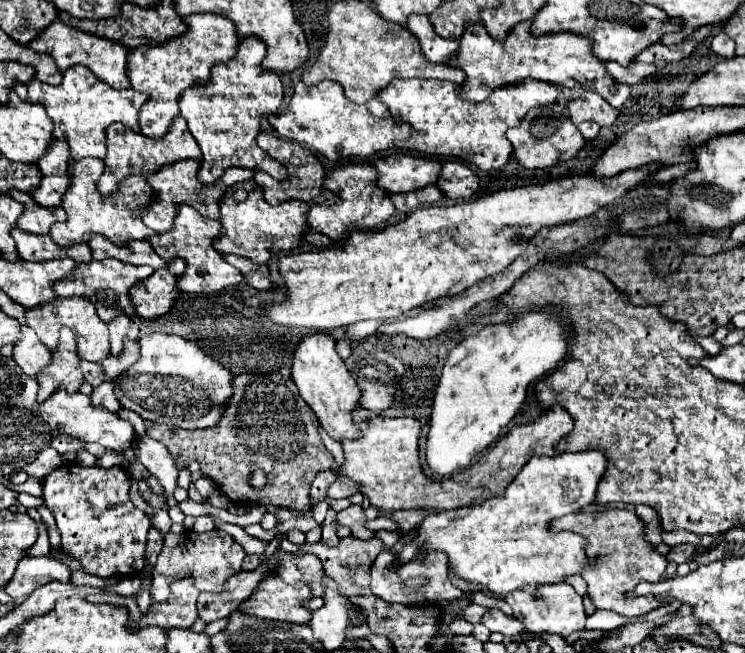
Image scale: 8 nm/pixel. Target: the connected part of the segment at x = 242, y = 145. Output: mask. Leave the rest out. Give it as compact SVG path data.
M250 36L240 42L238 54L232 60L212 68L210 84L188 88L180 96L182 118L188 122L188 128L202 150L202 162L198 170L198 180L202 184L218 182L218 178L222 178L224 170L230 166L266 172L276 180L286 178L286 168L256 144L262 116L276 112L284 94L278 74L262 68L264 54L264 42Z

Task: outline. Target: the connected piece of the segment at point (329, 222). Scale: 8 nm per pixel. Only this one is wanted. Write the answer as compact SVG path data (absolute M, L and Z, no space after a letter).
M344 162L338 164L330 174L328 180L336 180L342 190L338 196L342 198L340 204L334 206L312 206L308 212L308 224L312 230L326 234L330 240L338 242L344 238L346 232L350 232L352 224L356 224L356 230L368 230L384 224L394 214L394 204L390 202L390 194L386 190L378 188L372 180L372 166L370 164L356 164L356 162Z

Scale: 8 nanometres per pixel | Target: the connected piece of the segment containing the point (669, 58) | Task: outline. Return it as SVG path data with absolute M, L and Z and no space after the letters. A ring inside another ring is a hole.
M703 26L696 30L688 40L680 42L680 44L672 44L672 46L666 46L662 42L656 42L654 46L646 48L638 58L636 62L654 62L658 66L664 66L668 62L674 62L674 60L680 60L684 56L688 56L694 47L702 42L705 38L711 36L712 28L710 26Z

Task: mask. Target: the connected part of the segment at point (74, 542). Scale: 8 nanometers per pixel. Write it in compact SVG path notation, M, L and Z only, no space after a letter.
M68 462L44 478L44 502L54 514L66 554L80 560L82 570L102 578L134 576L144 568L150 518L128 498L132 480L122 466L78 466Z

